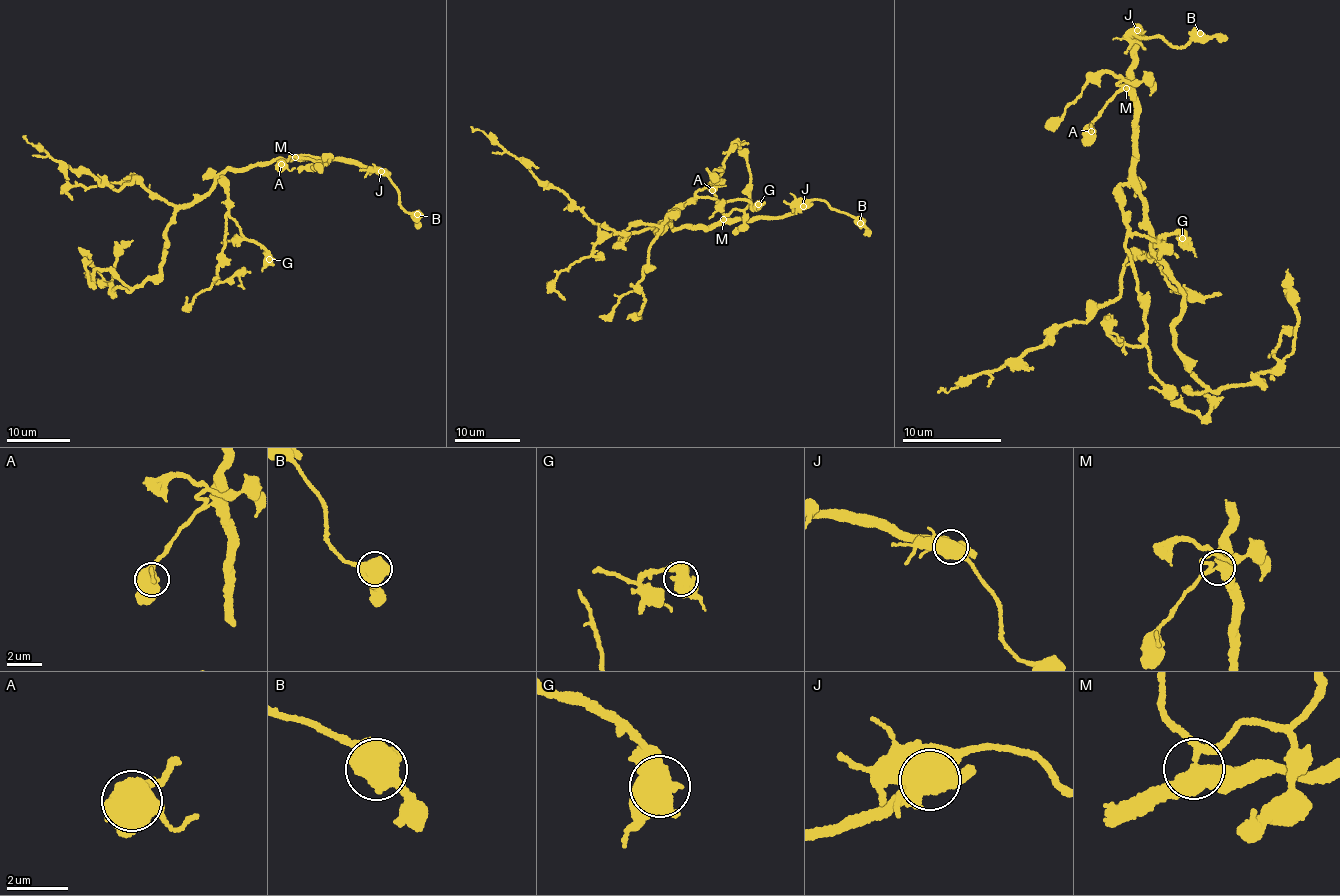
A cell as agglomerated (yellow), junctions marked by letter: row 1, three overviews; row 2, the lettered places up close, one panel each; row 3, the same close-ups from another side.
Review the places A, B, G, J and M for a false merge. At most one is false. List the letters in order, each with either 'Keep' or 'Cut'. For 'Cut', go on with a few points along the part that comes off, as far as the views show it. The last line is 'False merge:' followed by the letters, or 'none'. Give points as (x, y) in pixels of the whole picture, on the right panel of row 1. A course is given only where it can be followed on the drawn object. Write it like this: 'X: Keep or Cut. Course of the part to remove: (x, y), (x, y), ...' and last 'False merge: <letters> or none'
A: Keep
B: Keep
G: Keep
J: Cut. Course of the part to remove: (1138, 30), (1134, 33), (1178, 47), (1188, 41), (1214, 36), (1227, 39)
M: Keep
False merge: J

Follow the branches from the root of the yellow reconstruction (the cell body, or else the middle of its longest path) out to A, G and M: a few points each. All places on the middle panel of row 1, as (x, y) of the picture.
A: (669, 226), (707, 229), (723, 218), (712, 190)
G: (669, 226), (671, 214), (692, 197), (758, 204)
M: (669, 226), (709, 229), (723, 219)

